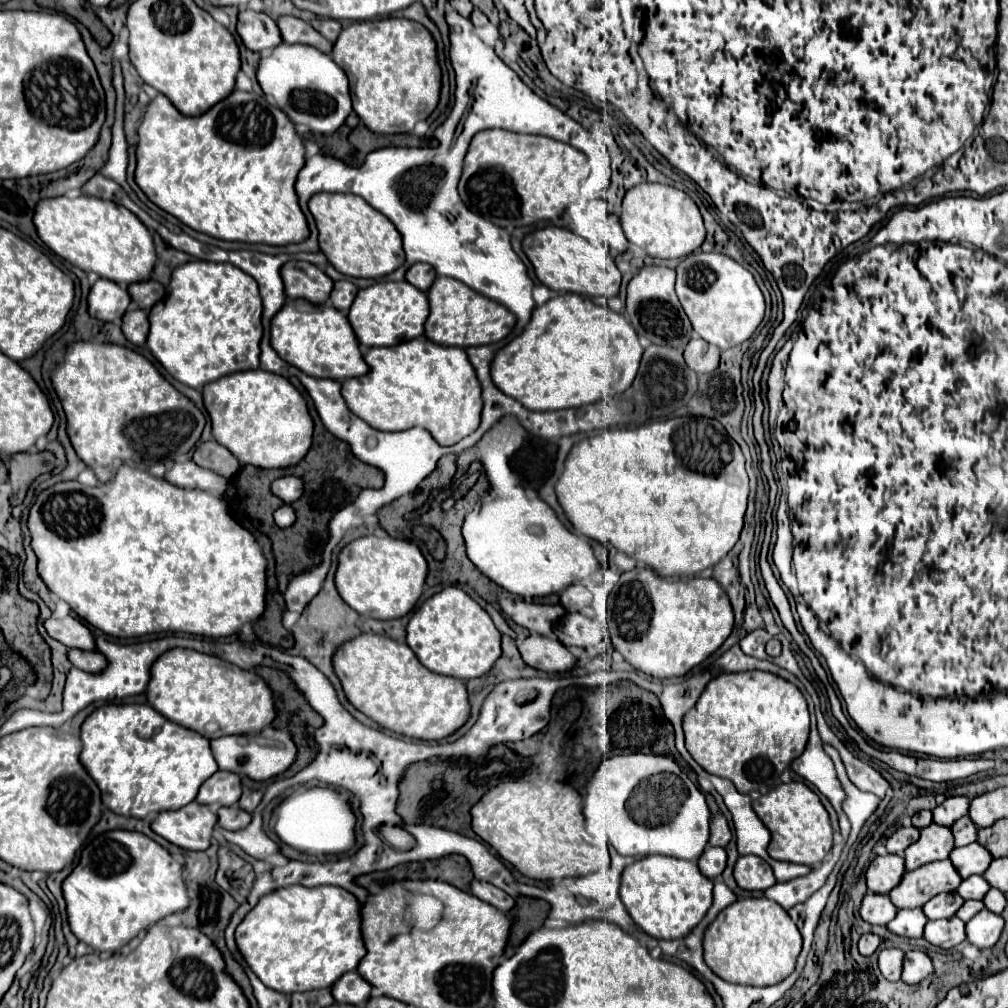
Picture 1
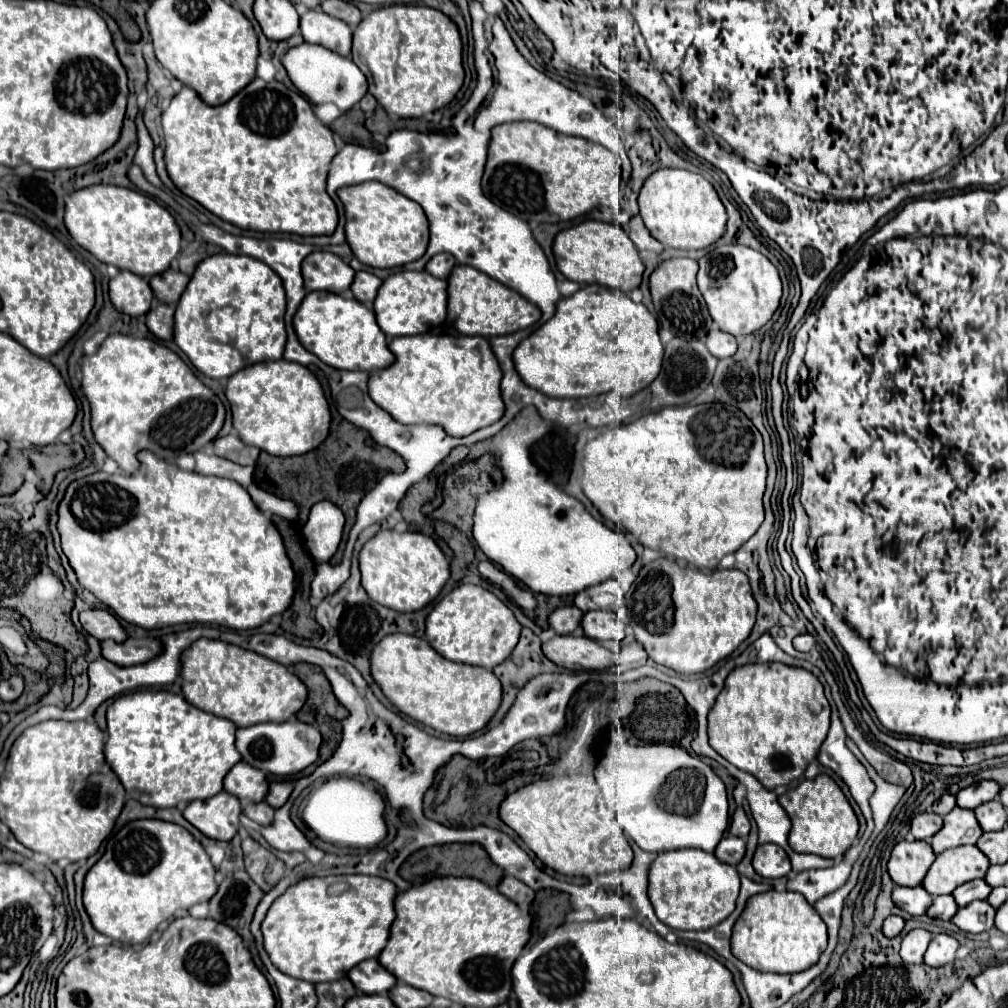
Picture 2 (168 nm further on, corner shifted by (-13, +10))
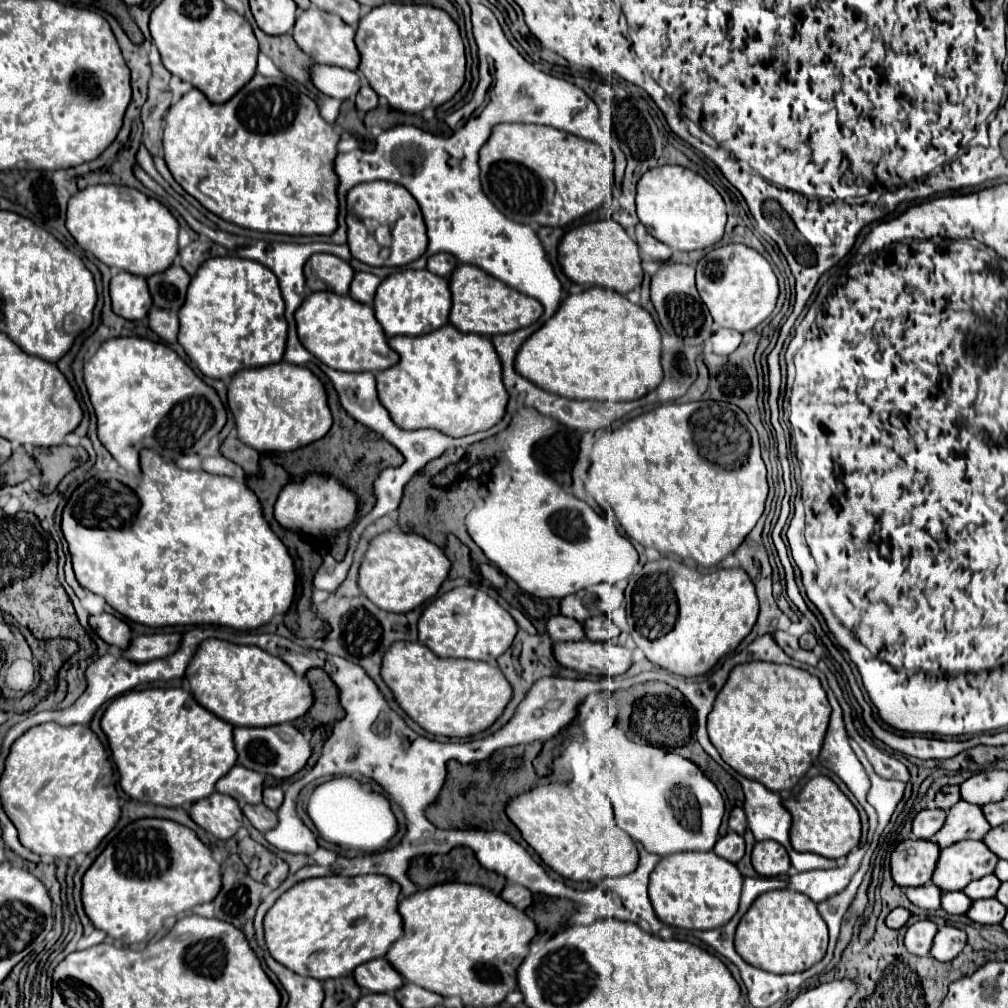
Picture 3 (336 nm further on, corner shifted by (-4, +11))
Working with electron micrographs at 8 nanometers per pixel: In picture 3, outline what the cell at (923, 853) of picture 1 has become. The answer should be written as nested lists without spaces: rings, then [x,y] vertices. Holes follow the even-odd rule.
[[[959,801],[953,805],[953,809],[947,811],[947,821],[933,841],[937,841],[941,847],[949,847],[961,839],[983,839],[989,829],[991,825],[983,815],[981,805]]]

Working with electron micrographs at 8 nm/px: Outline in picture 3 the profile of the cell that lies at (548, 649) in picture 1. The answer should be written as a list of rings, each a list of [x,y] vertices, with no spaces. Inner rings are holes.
[[[577,641],[577,643],[557,643],[553,647],[557,661],[569,669],[587,675],[601,675],[601,677],[617,677],[623,675],[631,667],[631,651],[619,645],[607,643],[591,643],[591,641]]]

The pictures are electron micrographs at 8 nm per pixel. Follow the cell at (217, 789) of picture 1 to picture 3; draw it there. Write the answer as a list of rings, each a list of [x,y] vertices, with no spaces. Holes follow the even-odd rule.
[[[235,765],[221,781],[217,783],[217,791],[231,795],[240,805],[257,805],[263,801],[263,775],[257,771],[249,771],[243,765]]]

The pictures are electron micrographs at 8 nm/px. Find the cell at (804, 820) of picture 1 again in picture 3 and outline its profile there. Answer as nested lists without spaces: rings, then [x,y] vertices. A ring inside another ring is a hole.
[[[813,777],[801,789],[801,793],[783,803],[793,815],[791,845],[797,851],[817,853],[829,859],[845,857],[861,841],[861,819],[855,805],[843,795],[843,791],[829,777]]]

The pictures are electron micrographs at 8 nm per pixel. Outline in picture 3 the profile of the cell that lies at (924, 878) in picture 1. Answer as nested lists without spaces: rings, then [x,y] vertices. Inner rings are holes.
[[[957,841],[941,849],[933,883],[943,891],[961,891],[971,881],[995,871],[999,857],[983,841]]]

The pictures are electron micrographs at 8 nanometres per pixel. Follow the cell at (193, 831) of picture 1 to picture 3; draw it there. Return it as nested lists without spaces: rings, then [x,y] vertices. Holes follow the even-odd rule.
[[[217,791],[205,801],[197,801],[191,807],[189,815],[199,827],[215,835],[217,839],[231,839],[243,825],[243,811],[239,803],[231,795]]]

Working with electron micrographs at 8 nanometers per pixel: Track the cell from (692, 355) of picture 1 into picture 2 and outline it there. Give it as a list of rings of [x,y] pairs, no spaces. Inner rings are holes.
[[[712,328],[708,332],[708,340],[706,340],[706,348],[710,350],[712,356],[716,356],[718,360],[722,358],[730,358],[734,356],[736,352],[736,338],[718,330],[718,328]]]

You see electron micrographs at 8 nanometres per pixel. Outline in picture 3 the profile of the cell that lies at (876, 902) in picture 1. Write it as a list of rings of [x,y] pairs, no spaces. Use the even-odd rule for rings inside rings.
[[[927,883],[923,887],[909,887],[907,897],[913,905],[927,911],[935,911],[941,907],[941,889],[935,883]]]

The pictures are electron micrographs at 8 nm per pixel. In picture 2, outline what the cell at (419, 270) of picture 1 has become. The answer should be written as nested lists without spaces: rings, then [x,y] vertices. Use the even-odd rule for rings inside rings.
[[[436,254],[436,256],[432,256],[432,258],[428,260],[426,270],[428,270],[432,276],[436,276],[436,278],[446,280],[448,274],[450,274],[450,270],[452,270],[454,266],[456,266],[456,258],[454,258],[454,256],[450,256],[450,254]]]

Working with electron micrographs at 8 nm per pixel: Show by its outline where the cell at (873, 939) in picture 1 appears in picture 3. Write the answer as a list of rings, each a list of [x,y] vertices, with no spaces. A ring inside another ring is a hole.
[[[897,907],[897,909],[893,909],[893,911],[887,915],[887,925],[893,927],[893,929],[899,929],[899,927],[903,927],[903,925],[909,921],[909,917],[911,917],[911,913],[909,913],[907,909]]]

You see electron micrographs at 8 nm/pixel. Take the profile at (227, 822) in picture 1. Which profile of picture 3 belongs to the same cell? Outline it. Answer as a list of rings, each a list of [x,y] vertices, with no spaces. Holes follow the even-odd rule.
[[[263,803],[261,805],[243,805],[243,809],[245,809],[245,817],[261,833],[265,833],[277,825],[277,813],[271,811],[269,807],[265,807]]]

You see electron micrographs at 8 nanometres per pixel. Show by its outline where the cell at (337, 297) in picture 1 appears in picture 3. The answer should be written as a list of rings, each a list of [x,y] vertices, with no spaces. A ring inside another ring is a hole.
[[[355,273],[349,293],[359,303],[373,305],[373,297],[375,297],[375,291],[377,291],[379,283],[381,283],[381,279],[377,275],[373,275],[373,273]]]

